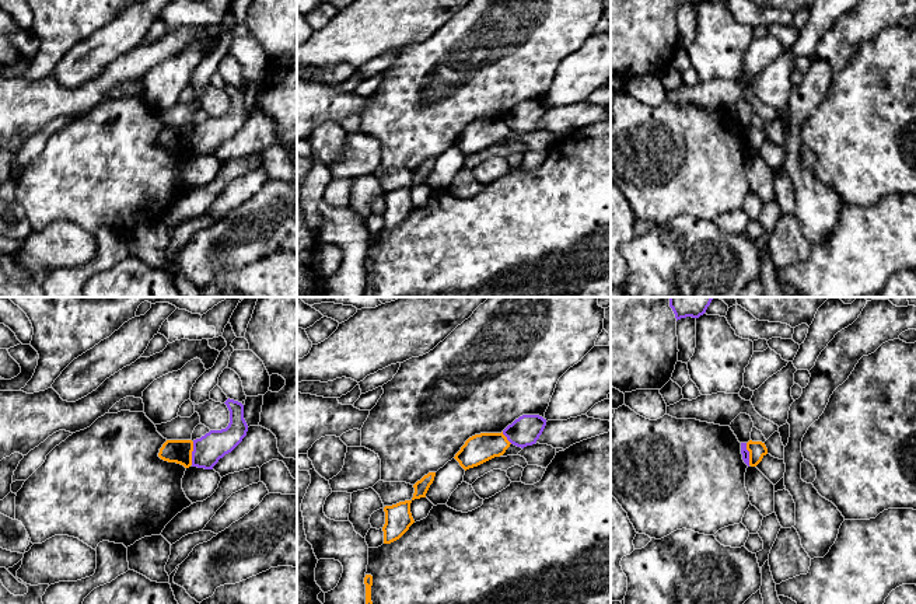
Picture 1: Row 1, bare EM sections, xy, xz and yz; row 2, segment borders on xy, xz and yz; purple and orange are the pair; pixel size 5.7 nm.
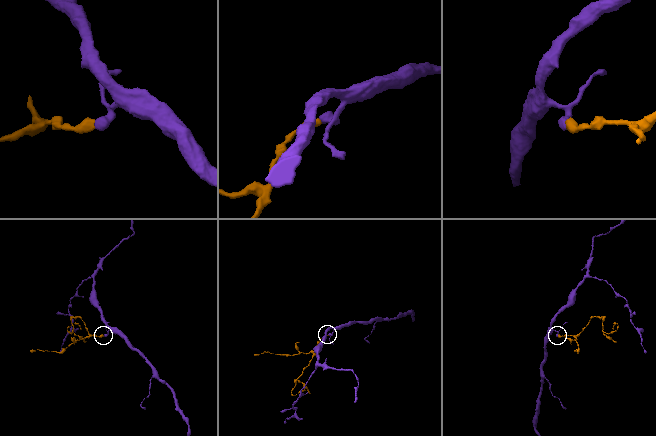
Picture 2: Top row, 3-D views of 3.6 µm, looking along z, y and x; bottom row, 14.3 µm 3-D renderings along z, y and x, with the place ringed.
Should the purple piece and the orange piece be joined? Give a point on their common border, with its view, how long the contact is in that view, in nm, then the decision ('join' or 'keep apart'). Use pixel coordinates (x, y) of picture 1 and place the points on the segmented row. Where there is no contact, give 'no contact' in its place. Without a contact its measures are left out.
xy (192, 453) | 140 nm | keep apart

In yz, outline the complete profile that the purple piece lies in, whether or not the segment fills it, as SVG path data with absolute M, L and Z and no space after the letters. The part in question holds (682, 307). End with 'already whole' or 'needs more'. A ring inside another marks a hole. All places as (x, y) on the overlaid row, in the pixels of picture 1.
M669 297L669 307L672 308L676 321L703 315L714 297Z; already whole

